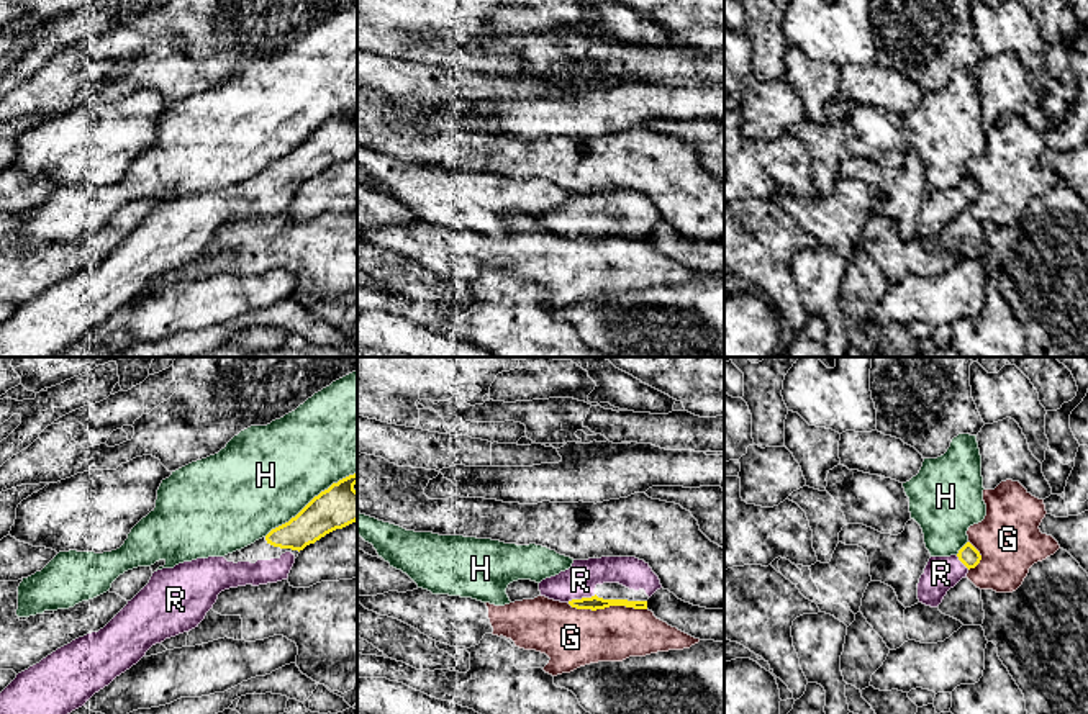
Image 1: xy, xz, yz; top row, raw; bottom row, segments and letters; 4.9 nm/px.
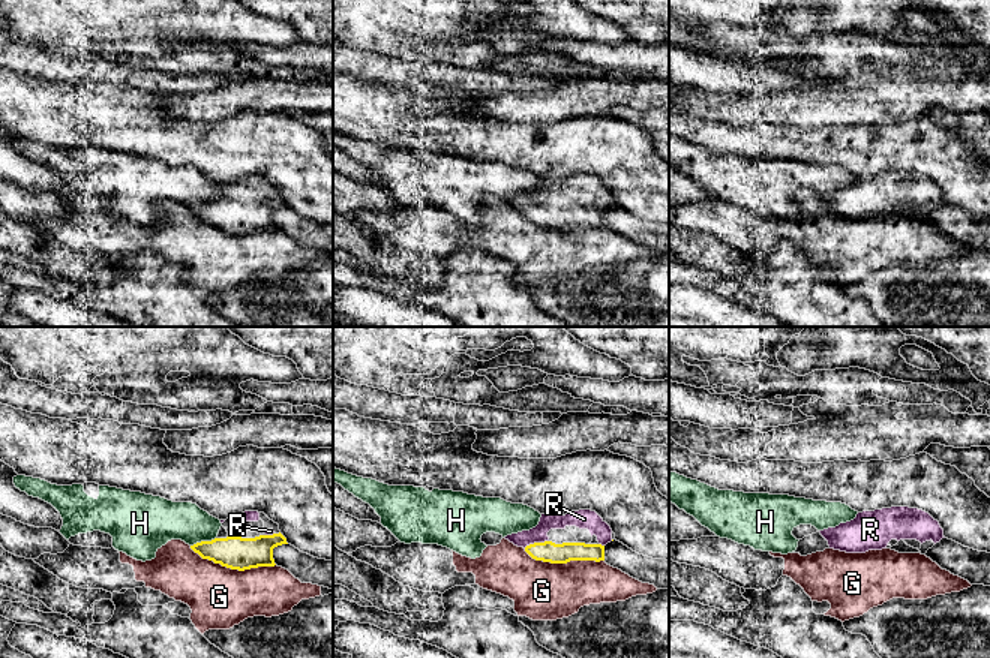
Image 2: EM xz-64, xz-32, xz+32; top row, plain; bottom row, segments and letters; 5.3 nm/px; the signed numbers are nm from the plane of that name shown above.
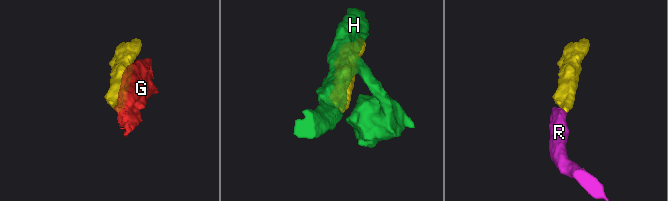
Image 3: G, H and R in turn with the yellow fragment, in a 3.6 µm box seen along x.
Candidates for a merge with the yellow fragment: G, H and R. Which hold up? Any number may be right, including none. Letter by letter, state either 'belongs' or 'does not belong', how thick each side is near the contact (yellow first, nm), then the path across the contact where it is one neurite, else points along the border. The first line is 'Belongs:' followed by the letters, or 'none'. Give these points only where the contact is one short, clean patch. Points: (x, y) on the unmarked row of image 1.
Belongs: R
G: does not belong; calibres 70 and 300 nm
H: does not belong; calibres 200 and 480 nm
R: belongs; calibres 70 and 160 nm

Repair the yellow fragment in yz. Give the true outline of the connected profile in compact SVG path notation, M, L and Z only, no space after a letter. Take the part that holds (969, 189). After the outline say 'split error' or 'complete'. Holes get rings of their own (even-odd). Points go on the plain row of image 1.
M970 175L959 183L957 190L968 203L975 201L981 193L980 185Z | complete

